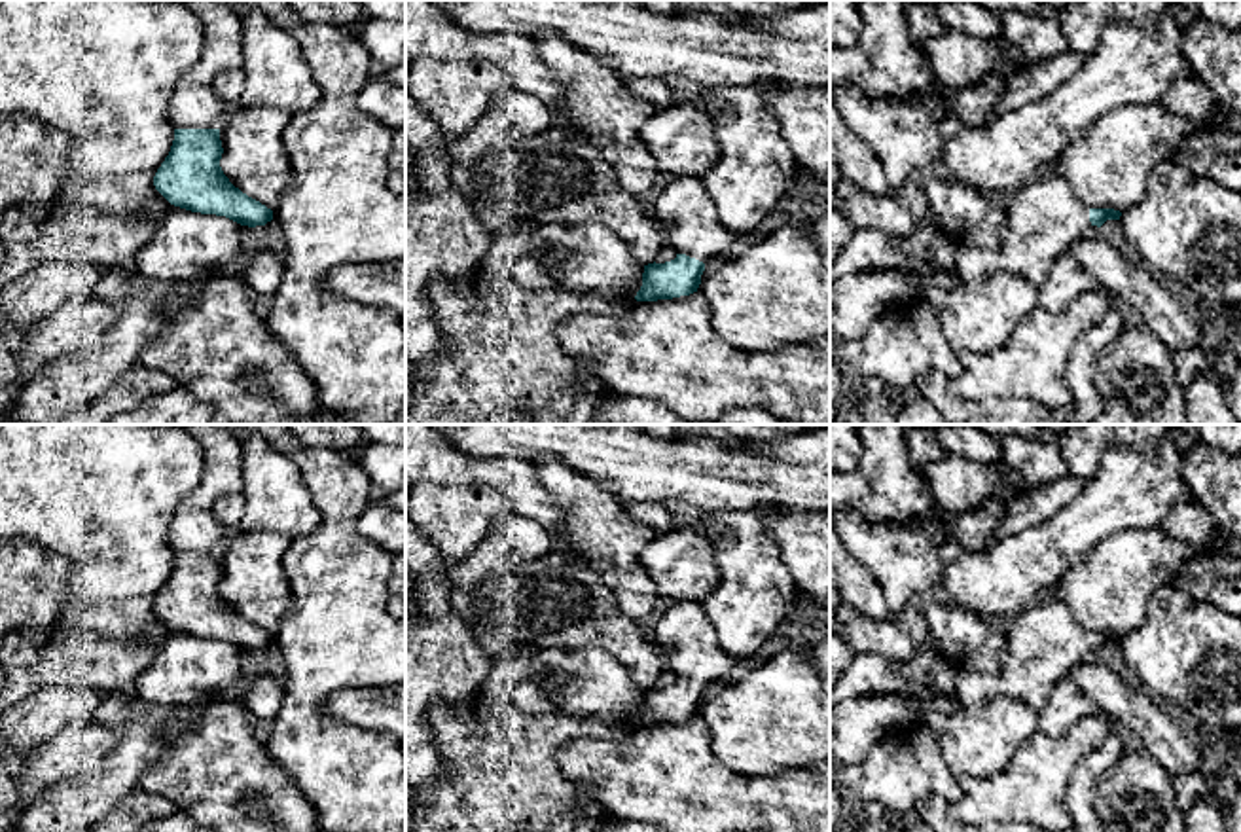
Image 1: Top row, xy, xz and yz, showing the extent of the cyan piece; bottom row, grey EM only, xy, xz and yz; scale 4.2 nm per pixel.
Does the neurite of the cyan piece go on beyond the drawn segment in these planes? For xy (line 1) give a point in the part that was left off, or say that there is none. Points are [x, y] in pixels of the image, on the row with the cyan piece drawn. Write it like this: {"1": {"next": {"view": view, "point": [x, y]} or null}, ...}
{"1": {"next": null}}

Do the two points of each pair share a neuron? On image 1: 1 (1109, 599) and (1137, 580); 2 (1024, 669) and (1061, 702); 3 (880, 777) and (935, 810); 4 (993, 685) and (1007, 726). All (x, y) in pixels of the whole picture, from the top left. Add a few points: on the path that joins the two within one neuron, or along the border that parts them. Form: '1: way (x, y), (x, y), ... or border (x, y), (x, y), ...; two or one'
1: way (1116, 592), (1130, 580); one
2: border (1063, 677), (1037, 711); two
3: border (948, 800), (929, 795), (914, 808); two
4: border (957, 702), (976, 705), (1008, 698), (1037, 713); two

